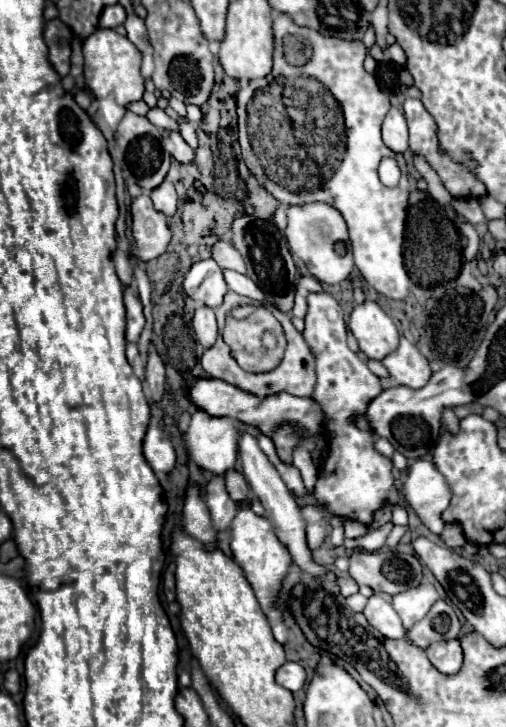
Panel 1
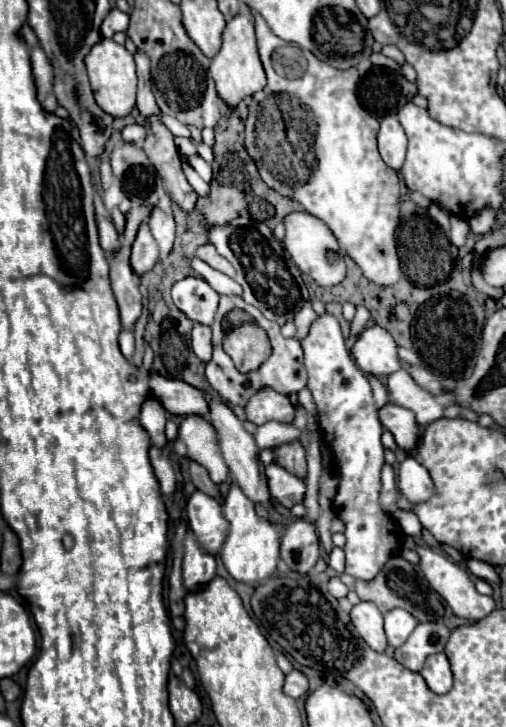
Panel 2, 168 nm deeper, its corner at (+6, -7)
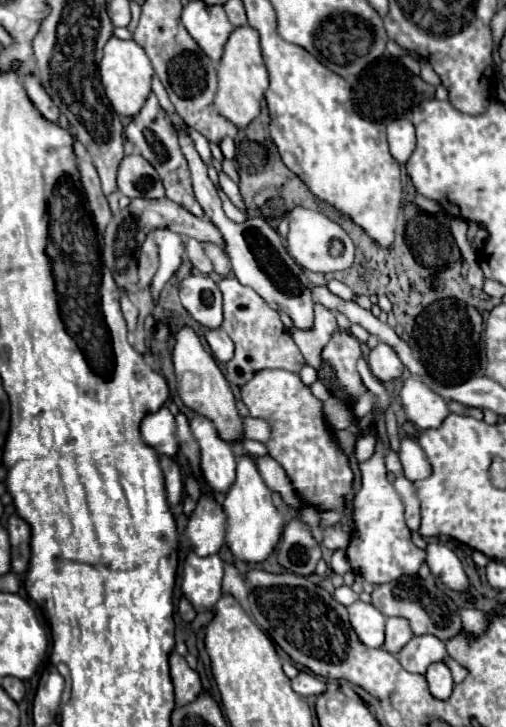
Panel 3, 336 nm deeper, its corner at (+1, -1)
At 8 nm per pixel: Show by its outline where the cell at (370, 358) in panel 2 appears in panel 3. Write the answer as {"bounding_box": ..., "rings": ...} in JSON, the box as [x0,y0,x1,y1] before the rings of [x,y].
{"bounding_box":[367,343,405,383],"rings":[[[379,343],[379,345],[369,353],[369,359],[367,359],[367,361],[369,361],[371,373],[373,373],[379,381],[383,381],[383,383],[393,381],[393,379],[399,379],[399,377],[403,375],[401,369],[405,369],[403,363],[399,361],[397,353],[395,353],[389,345],[385,345],[385,343]]]}

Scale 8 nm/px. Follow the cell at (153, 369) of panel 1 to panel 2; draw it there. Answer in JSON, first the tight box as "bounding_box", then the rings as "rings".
{"bounding_box":[140,397,166,447],"rings":[[[148,397],[142,403],[140,409],[140,423],[148,431],[152,445],[164,447],[166,445],[166,435],[164,435],[164,425],[166,425],[166,409],[162,403],[154,397]]]}

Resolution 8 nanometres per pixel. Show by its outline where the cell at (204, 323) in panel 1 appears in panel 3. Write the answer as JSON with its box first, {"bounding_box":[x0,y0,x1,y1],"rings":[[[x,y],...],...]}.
{"bounding_box":[205,329,233,363],"rings":[[[223,329],[207,331],[205,339],[207,339],[207,343],[211,347],[211,353],[213,353],[213,357],[217,361],[221,361],[221,363],[231,361],[231,357],[233,357],[233,341],[229,339],[229,335]]]}

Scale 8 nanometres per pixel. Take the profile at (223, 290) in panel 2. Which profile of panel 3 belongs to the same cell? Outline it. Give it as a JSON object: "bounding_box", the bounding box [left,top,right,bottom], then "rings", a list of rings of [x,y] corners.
{"bounding_box":[185,239,213,273],"rings":[[[185,239],[185,251],[187,251],[187,257],[189,261],[201,271],[201,273],[211,273],[213,271],[213,265],[211,261],[207,259],[207,255],[203,253],[203,247],[197,239]]]}

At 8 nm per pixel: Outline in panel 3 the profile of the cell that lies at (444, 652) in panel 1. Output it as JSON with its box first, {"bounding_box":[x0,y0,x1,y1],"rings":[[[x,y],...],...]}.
{"bounding_box":[425,663,453,699],"rings":[[[445,663],[429,665],[425,677],[429,683],[429,691],[435,699],[449,699],[449,695],[453,691],[453,677]]]}

